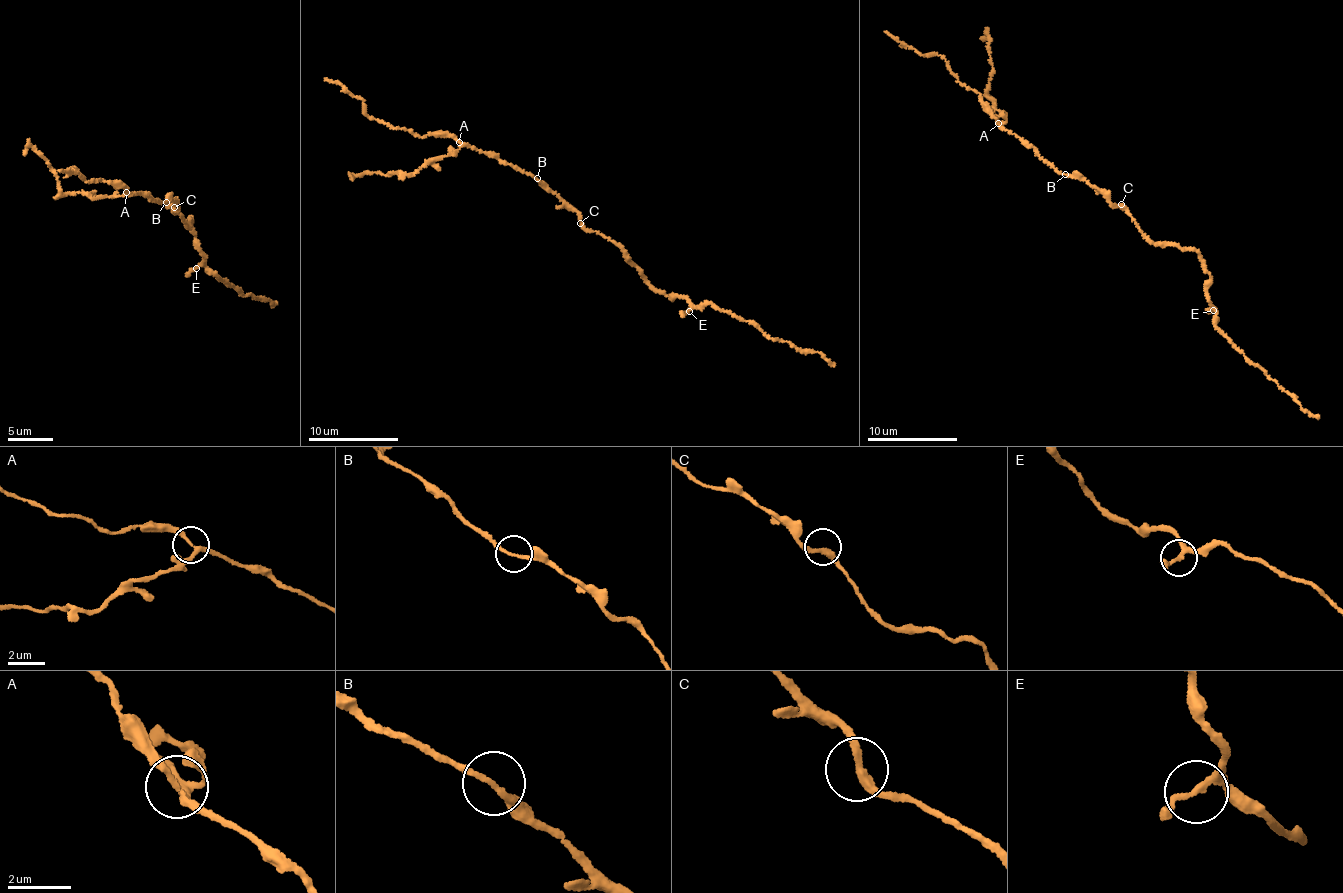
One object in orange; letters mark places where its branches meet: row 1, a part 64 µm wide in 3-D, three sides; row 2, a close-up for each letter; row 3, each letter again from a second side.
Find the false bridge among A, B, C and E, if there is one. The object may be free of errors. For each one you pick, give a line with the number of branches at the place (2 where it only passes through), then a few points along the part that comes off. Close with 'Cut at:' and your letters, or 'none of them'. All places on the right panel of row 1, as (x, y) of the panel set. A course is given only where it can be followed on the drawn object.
Cut at: none of them

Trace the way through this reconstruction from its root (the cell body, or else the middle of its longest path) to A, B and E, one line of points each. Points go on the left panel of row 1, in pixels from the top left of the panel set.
A: (174, 209), (176, 211), (177, 205), (170, 198), (163, 203), (154, 201), (146, 193), (126, 192)
B: (174, 209), (178, 208), (171, 199), (166, 202)
E: (174, 209), (188, 227), (185, 225), (190, 222), (188, 217), (191, 220), (196, 244), (204, 257), (196, 268)

